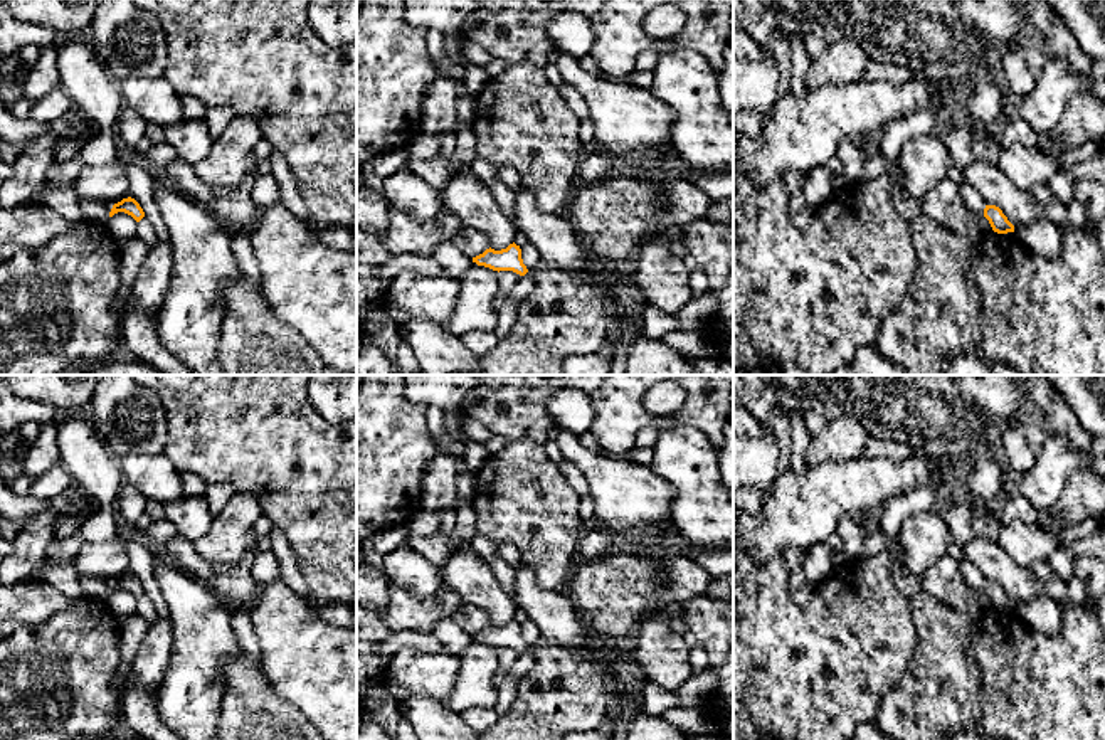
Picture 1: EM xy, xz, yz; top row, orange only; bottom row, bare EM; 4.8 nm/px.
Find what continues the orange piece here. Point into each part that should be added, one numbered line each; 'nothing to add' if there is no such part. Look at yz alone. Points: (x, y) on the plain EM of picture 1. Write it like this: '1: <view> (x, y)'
nothing to add

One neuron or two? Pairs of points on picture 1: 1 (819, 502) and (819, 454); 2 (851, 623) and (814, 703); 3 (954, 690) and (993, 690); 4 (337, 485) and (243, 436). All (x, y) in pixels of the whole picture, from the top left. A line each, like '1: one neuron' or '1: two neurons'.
1: two neurons
2: one neuron
3: two neurons
4: one neuron

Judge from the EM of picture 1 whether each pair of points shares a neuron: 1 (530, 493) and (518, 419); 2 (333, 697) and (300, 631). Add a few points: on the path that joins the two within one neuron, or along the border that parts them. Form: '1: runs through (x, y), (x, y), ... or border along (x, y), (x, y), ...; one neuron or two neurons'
1: runs through (523, 475), (522, 438); one neuron
2: runs through (330, 680), (300, 648); one neuron

